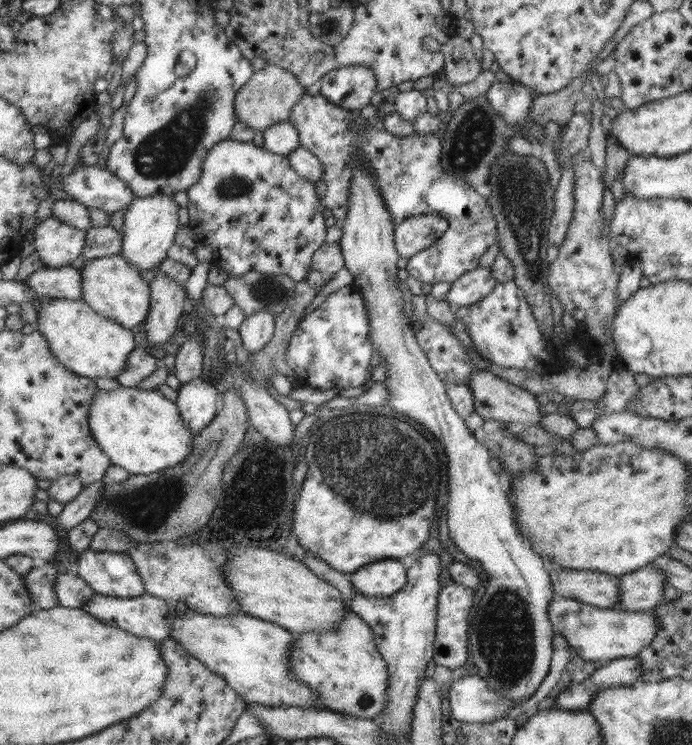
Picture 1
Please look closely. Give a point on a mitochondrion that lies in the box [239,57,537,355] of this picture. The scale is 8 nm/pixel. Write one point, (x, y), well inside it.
(470, 144)

